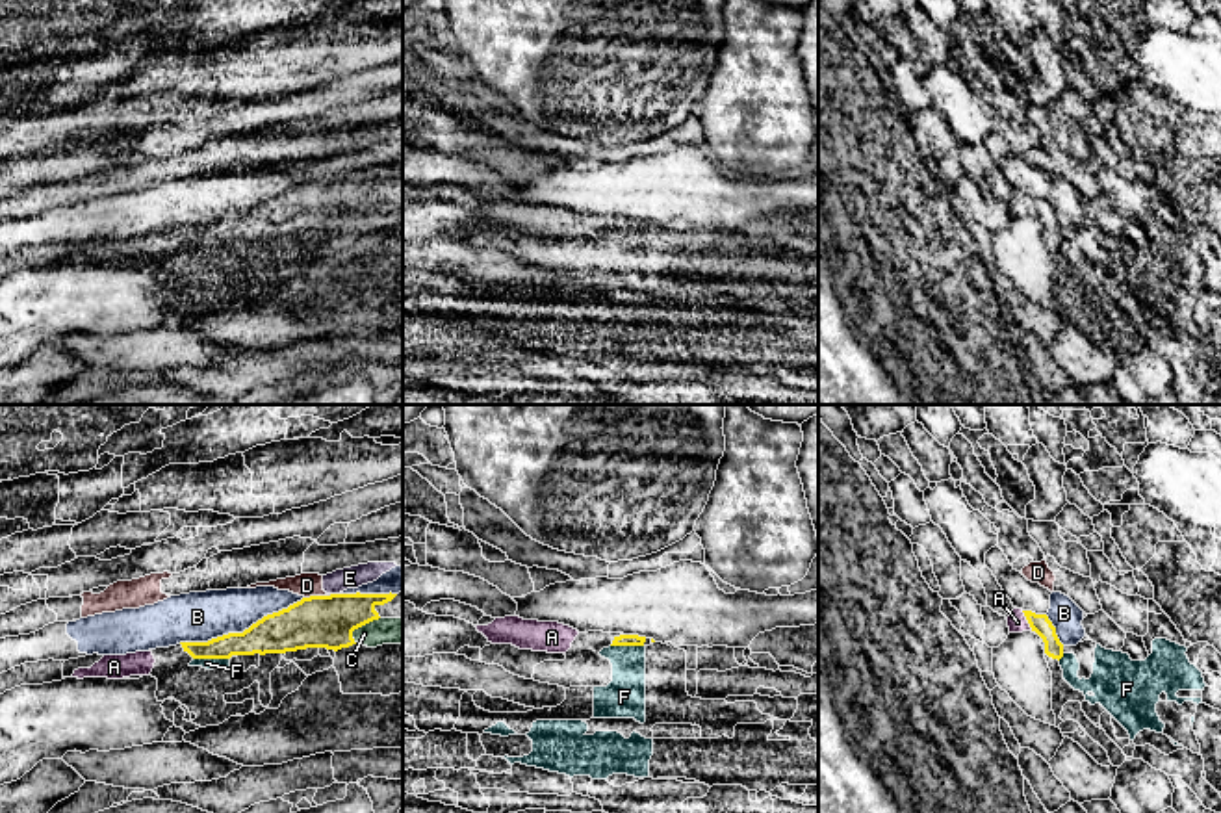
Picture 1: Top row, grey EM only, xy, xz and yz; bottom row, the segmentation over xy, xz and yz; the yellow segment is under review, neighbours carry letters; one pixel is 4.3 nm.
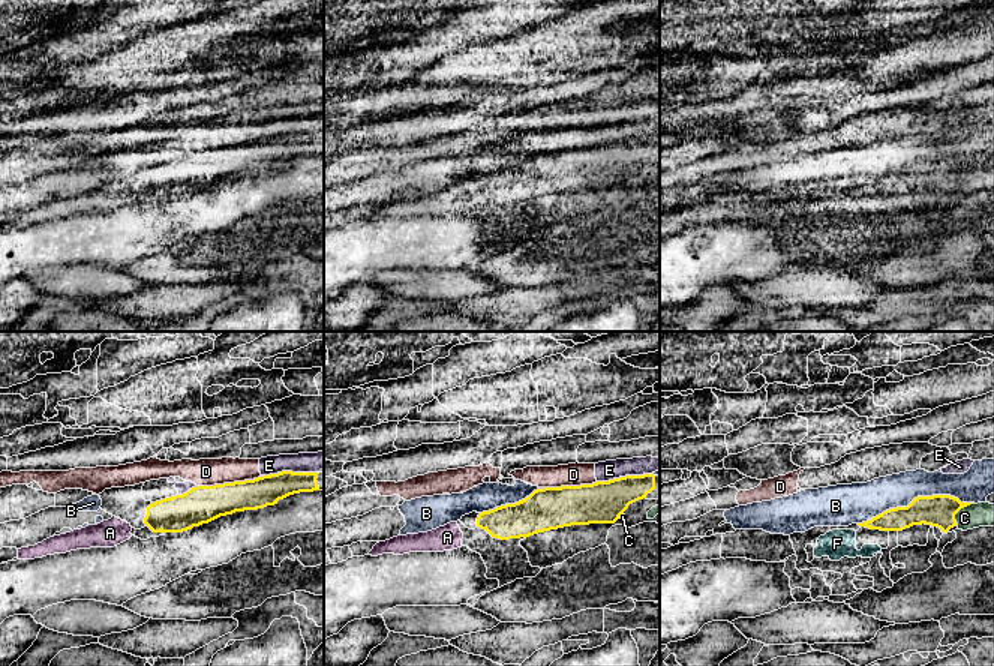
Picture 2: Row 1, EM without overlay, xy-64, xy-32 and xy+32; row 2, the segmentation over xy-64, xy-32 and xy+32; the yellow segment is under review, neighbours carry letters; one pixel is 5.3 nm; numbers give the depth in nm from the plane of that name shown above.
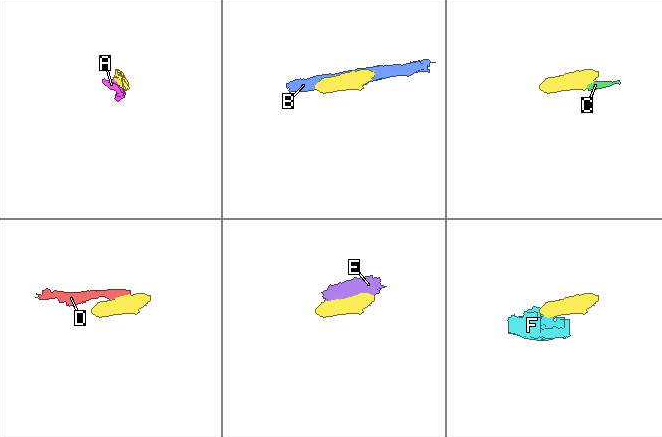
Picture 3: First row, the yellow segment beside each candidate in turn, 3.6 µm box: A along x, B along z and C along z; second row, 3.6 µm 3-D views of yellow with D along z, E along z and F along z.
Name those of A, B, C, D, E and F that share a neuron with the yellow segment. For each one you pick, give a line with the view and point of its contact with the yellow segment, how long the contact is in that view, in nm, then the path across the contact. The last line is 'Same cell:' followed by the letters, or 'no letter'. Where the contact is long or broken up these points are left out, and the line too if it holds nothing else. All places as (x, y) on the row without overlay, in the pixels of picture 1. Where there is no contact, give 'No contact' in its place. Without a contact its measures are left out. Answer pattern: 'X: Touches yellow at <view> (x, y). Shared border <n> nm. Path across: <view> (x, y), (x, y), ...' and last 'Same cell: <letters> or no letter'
A: Touches yellow at yz (1027, 203). Shared border 100 nm. Path across: yz (1038, 206), (1027, 203), (1017, 206)
C: Touches yellow at xy (360, 210). Shared border 160 nm. Path across: xy (327, 206), (360, 210), (379, 216)
Same cell: A, C

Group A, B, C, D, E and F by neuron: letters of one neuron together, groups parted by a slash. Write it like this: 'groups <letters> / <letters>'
groups A C / B / D / E / F

